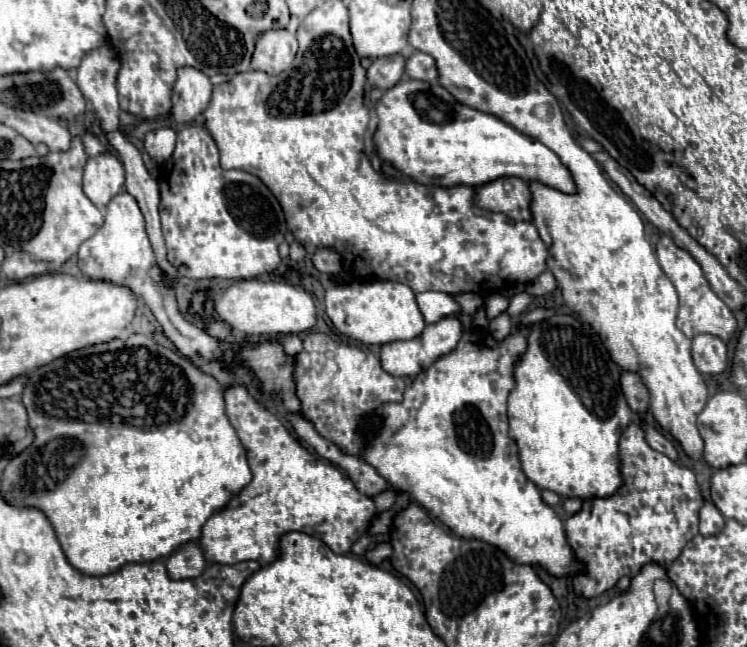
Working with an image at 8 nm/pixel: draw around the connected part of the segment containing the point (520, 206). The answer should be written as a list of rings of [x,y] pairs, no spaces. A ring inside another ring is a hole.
[[[503,176],[475,188],[475,204],[483,210],[503,212],[513,220],[531,220],[531,192],[527,180]]]

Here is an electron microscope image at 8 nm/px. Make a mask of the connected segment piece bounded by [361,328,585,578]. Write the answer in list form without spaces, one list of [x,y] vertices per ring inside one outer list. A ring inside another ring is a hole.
[[[521,328],[519,334],[503,342],[493,340],[487,332],[465,332],[453,352],[441,356],[415,376],[413,384],[405,390],[403,402],[383,404],[377,410],[383,416],[383,424],[375,430],[375,438],[363,450],[361,458],[391,486],[409,492],[413,500],[451,528],[453,534],[493,544],[513,562],[541,566],[557,578],[585,574],[583,562],[577,560],[567,542],[561,518],[543,502],[541,490],[523,474],[517,446],[509,438],[507,396],[515,386],[511,370],[515,358],[527,348],[527,332],[529,328]]]

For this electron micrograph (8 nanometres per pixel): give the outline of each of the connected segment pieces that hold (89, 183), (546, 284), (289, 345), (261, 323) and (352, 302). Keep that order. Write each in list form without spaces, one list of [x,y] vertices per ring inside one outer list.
[[[99,154],[87,160],[83,192],[97,208],[107,206],[109,200],[123,190],[123,182],[123,164],[113,154]]]
[[[547,270],[547,272],[543,272],[539,278],[535,278],[535,280],[527,286],[527,294],[531,294],[531,296],[543,296],[543,294],[553,292],[555,286],[557,286],[555,276]]]
[[[287,336],[287,338],[283,340],[283,350],[285,350],[285,354],[289,354],[289,356],[299,354],[299,352],[303,350],[299,336]]]
[[[259,278],[234,281],[229,288],[225,288],[223,296],[215,300],[213,308],[221,322],[245,336],[299,334],[313,328],[317,320],[313,298],[304,288],[288,282],[263,281]]]
[[[349,282],[343,286],[329,286],[325,292],[325,312],[333,326],[363,344],[387,344],[395,340],[411,340],[421,334],[425,320],[415,302],[415,294],[401,282]]]

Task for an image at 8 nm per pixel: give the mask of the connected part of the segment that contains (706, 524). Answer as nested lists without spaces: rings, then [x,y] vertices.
[[[705,502],[703,508],[699,510],[699,532],[703,536],[711,536],[711,534],[719,534],[719,530],[723,530],[723,526],[725,526],[725,518],[715,508],[715,504]]]

